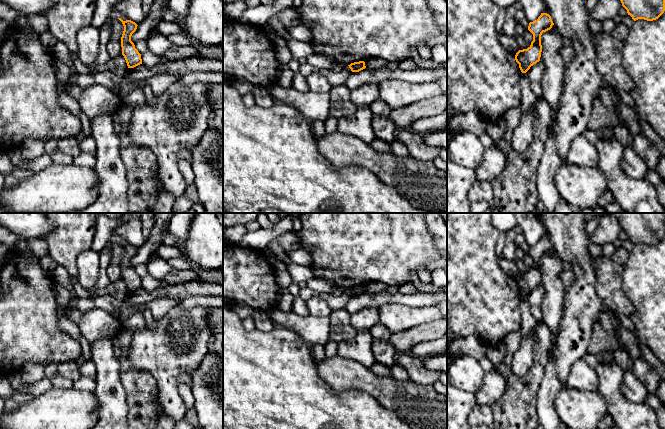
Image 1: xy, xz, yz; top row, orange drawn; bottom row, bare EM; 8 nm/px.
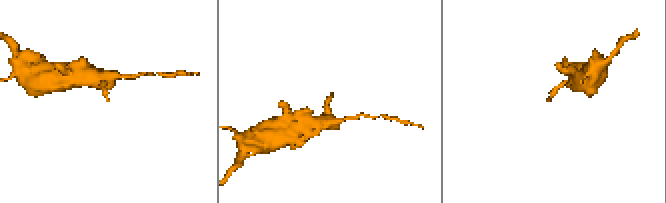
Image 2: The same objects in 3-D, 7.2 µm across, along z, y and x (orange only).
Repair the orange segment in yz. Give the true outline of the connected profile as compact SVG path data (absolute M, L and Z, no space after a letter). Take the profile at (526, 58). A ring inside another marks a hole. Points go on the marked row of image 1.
M541 13L537 20L529 23L528 30L533 34L533 41L527 49L519 50L515 55L515 60L522 73L526 73L531 66L540 61L541 35L550 30L553 25L551 16L547 13Z

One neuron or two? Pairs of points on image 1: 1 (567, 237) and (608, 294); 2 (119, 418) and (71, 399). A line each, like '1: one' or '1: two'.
1: two
2: two

